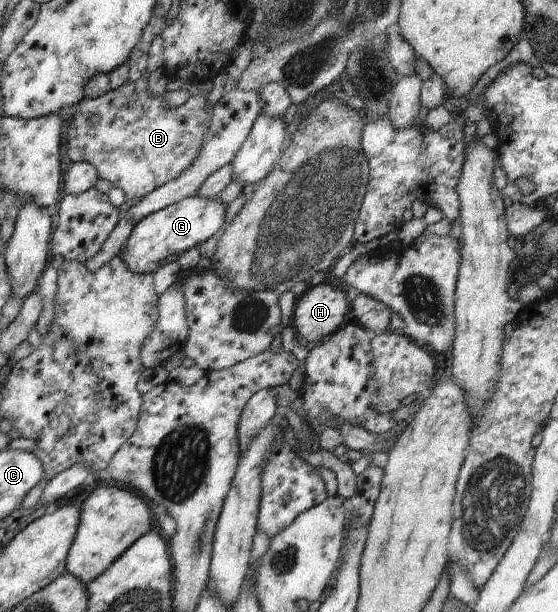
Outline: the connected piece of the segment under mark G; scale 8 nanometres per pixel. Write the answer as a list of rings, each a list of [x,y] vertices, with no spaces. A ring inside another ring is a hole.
[[[192,196],[179,200],[135,224],[119,257],[132,272],[155,273],[162,265],[176,261],[185,250],[197,247],[222,230],[226,224],[224,215],[227,207],[218,199],[206,197]]]

